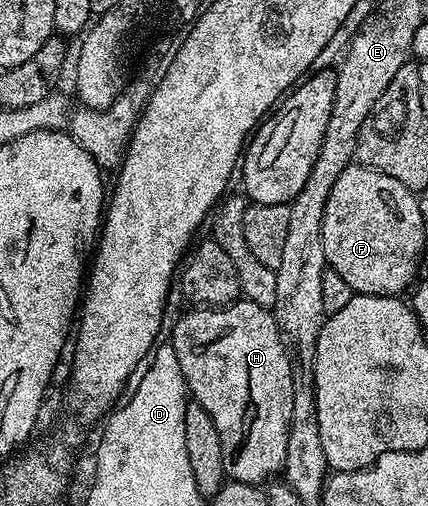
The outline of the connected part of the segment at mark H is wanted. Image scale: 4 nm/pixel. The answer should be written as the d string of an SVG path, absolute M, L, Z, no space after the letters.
M243 298L237 300L234 304L222 308L196 306L188 311L192 312L186 313L173 326L172 337L170 337L174 354L178 354L178 366L182 366L184 383L188 385L191 399L197 400L202 406L202 410L206 410L206 414L210 414L210 418L214 418L214 427L218 429L218 438L222 442L225 477L228 480L237 480L243 484L263 485L265 482L271 481L284 467L286 446L288 445L288 423L290 422L290 412L292 410L292 403L294 402L294 382L292 381L294 360L290 355L289 349L286 347L285 341L282 339L280 329L276 326L276 317L269 309L258 306L254 302Z

